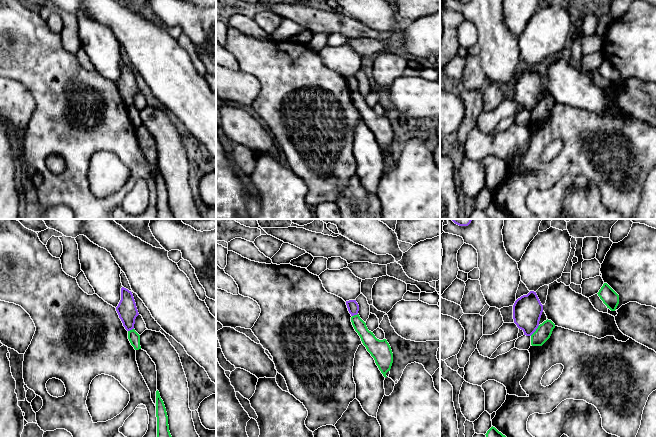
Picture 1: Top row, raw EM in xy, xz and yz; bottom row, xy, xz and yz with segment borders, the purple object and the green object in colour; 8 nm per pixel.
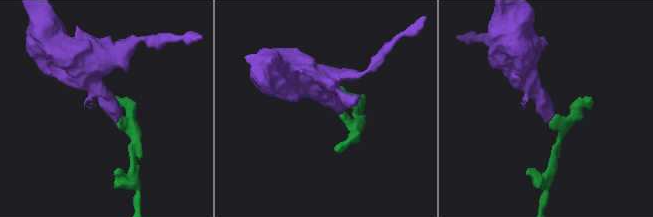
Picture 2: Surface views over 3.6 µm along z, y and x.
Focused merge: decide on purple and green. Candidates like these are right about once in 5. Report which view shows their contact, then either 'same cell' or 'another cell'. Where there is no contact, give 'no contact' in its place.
contact in yz; another cell

